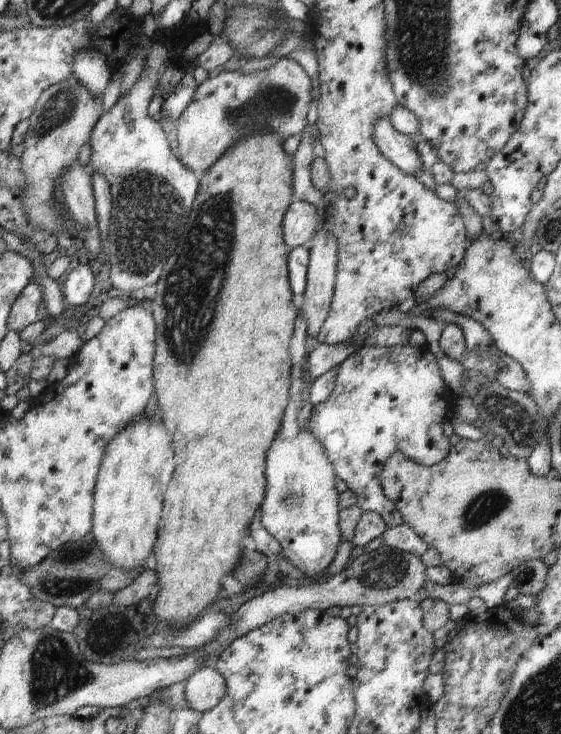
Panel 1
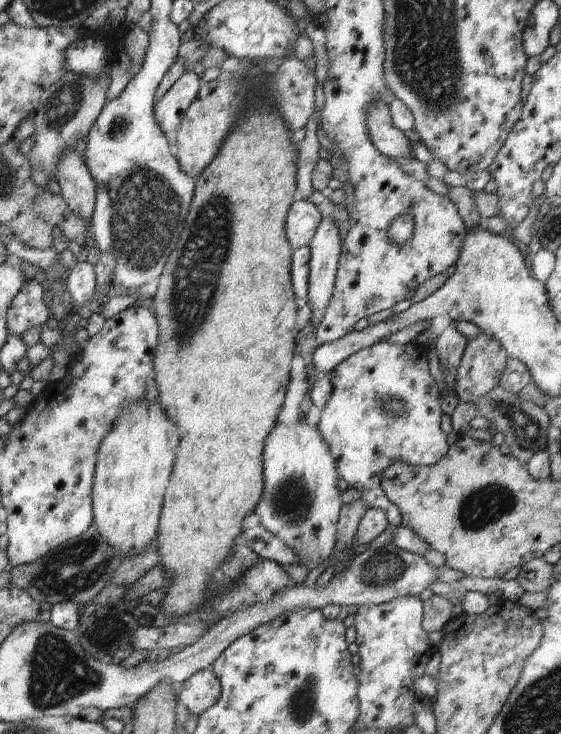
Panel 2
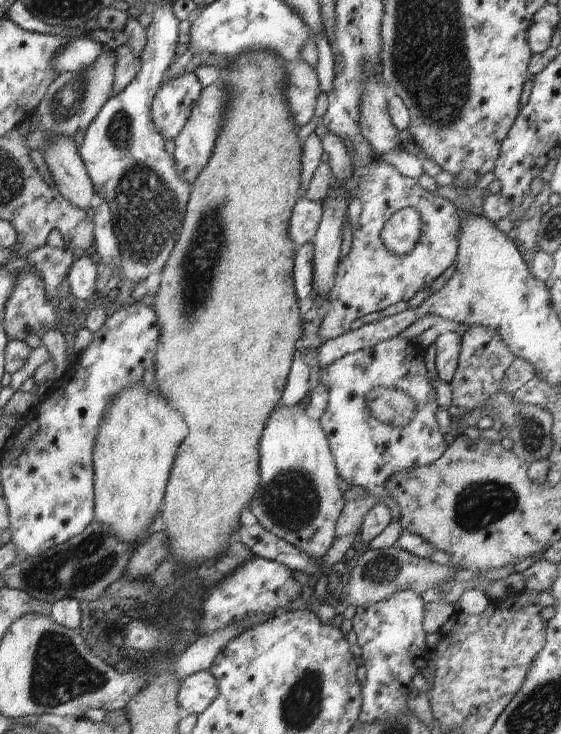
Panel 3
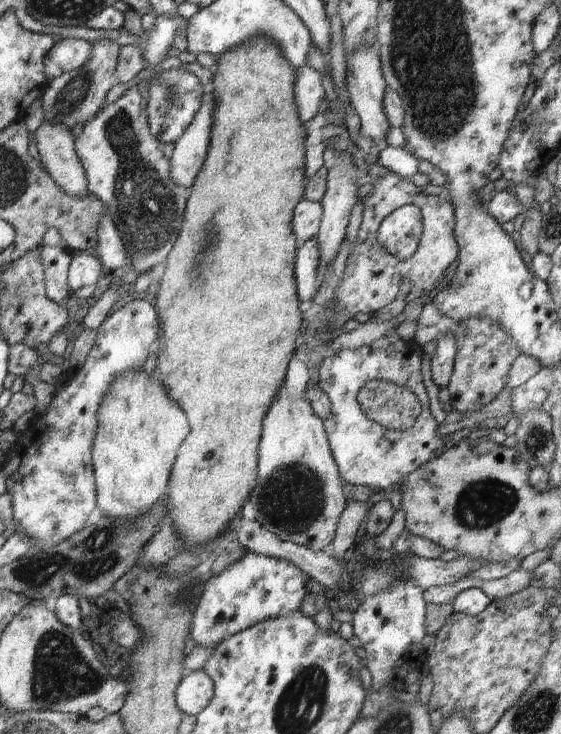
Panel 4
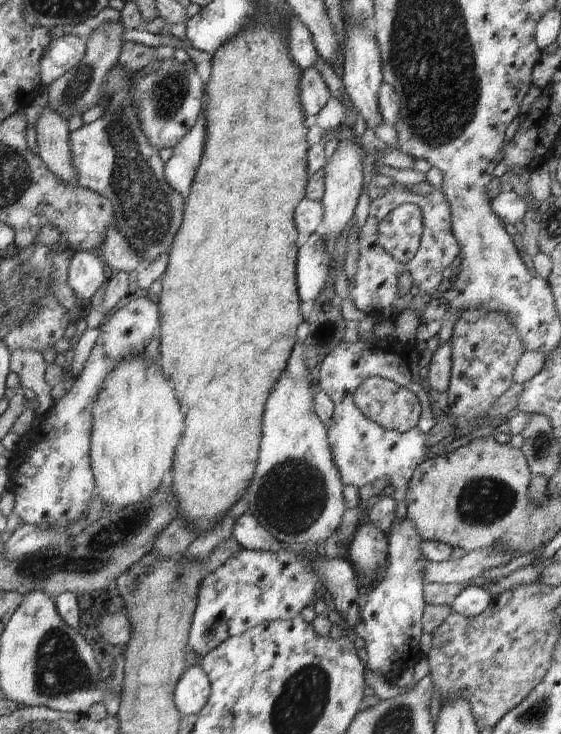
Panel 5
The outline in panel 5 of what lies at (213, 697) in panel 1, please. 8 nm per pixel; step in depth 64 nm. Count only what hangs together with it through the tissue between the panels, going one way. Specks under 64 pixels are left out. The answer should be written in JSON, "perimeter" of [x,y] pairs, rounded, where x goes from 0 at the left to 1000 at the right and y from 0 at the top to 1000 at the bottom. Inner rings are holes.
{"perimeter":[[[351,905],[333,910],[319,924],[310,939],[310,959],[326,974],[353,973],[367,962],[374,943],[374,925]]]}

